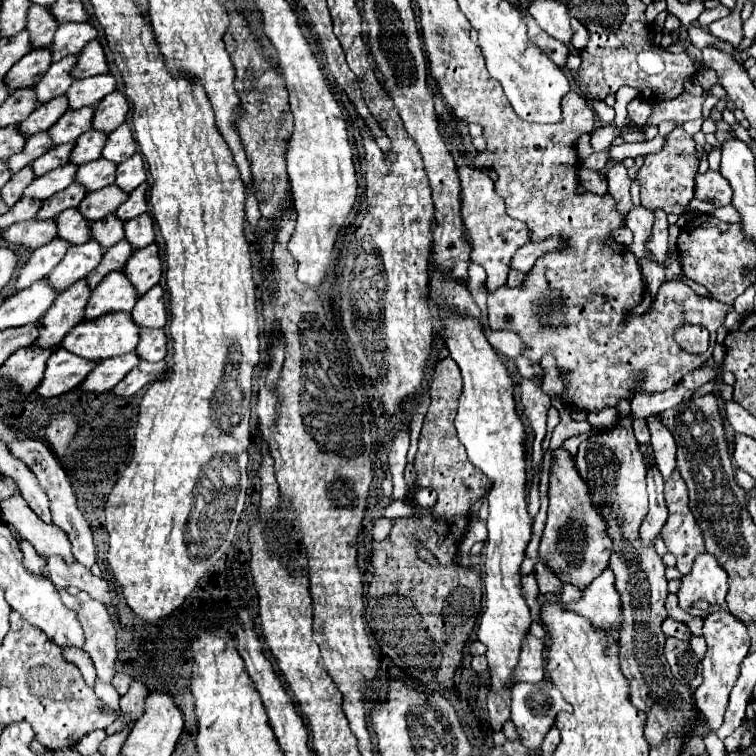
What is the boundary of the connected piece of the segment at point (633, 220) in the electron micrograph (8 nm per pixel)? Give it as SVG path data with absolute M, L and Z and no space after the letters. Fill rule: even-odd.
M637 205L637 207L631 207L631 211L627 213L625 217L625 227L629 227L633 231L633 245L629 247L635 257L643 257L645 255L645 241L651 233L651 225L653 225L653 211L643 207L643 205Z

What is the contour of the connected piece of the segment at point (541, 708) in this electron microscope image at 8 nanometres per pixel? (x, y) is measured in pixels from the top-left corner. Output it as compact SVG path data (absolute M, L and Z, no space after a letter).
M539 681L539 683L517 683L511 697L511 721L517 727L517 733L521 737L521 743L529 747L531 753L537 753L545 733L555 723L555 713L559 711L571 711L571 705L563 699L563 695L551 685L551 681Z

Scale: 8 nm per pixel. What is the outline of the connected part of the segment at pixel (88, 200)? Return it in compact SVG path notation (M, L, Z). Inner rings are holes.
M107 185L103 189L97 189L95 193L87 193L87 197L79 205L79 211L89 221L97 221L109 213L115 213L117 207L127 201L127 197L129 193L125 193L117 185Z

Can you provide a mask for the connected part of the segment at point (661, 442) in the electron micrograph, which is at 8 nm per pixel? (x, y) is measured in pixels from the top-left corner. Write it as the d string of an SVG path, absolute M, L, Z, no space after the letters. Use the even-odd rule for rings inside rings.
M655 415L647 417L647 423L651 429L651 447L653 447L653 457L655 457L657 469L663 475L663 479L671 479L671 475L677 467L675 439L671 437L671 433L667 429L663 429L661 421Z

